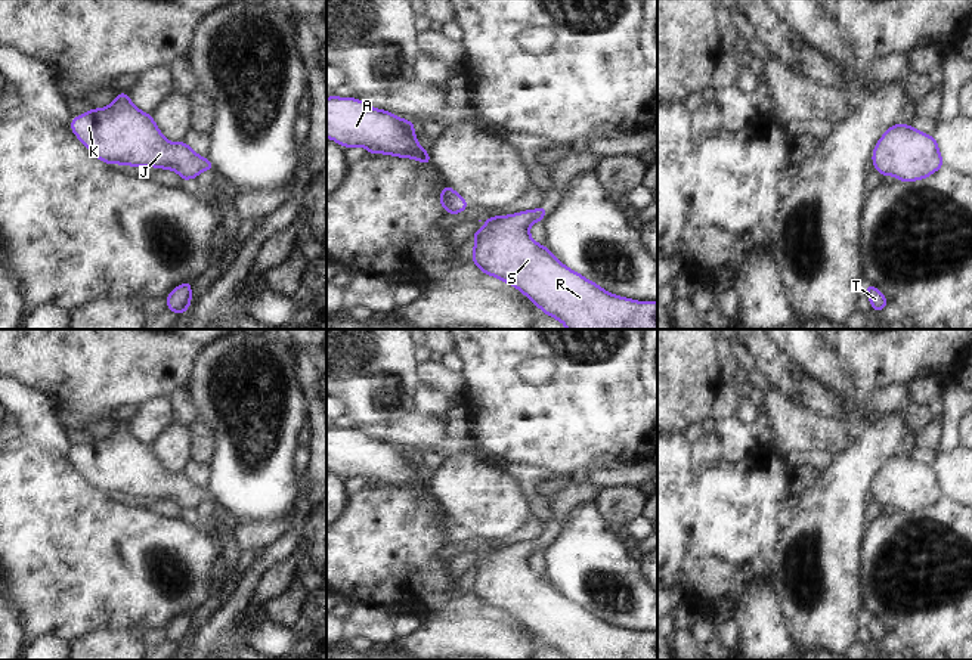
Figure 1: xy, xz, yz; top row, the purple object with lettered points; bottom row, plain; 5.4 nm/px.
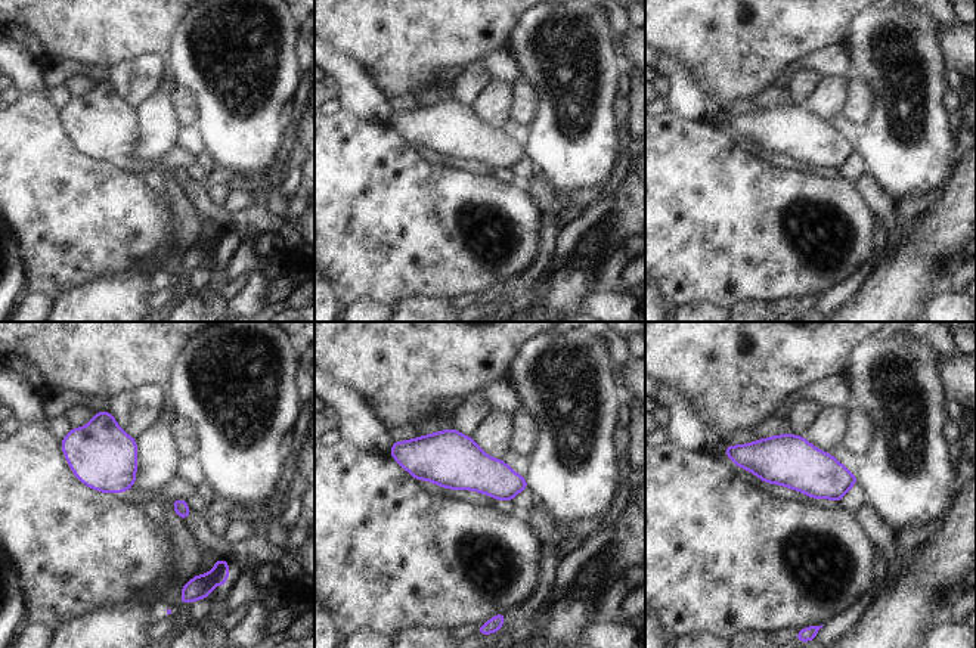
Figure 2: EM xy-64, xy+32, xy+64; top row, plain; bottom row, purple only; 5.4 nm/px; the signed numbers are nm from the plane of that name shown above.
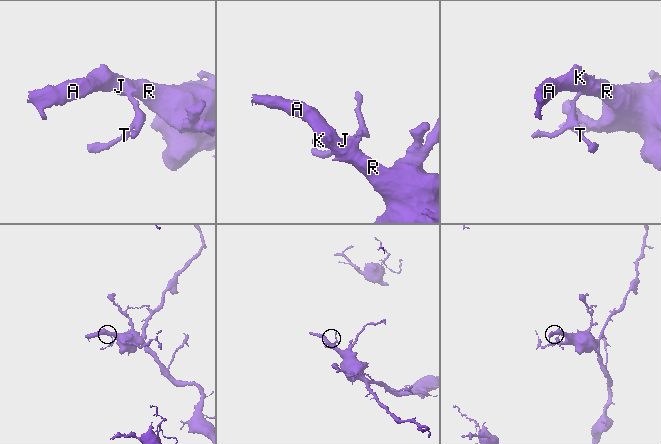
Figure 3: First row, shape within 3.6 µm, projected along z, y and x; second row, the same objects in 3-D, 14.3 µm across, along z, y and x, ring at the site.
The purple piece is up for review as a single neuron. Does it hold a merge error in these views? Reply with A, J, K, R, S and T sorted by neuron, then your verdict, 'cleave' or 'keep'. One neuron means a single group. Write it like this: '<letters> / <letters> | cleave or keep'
A J K R S T | keep

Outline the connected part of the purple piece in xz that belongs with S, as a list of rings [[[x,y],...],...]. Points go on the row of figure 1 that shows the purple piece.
[[[547,207],[483,219],[487,223],[474,232],[473,263],[483,273],[495,276],[523,292],[545,314],[567,329],[657,329],[657,301],[634,301],[604,291],[573,272],[545,247],[536,244],[529,227],[547,216]]]

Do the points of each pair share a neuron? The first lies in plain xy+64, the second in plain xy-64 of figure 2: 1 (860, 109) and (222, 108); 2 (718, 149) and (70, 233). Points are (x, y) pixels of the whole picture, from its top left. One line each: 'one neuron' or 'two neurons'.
1: two neurons
2: one neuron

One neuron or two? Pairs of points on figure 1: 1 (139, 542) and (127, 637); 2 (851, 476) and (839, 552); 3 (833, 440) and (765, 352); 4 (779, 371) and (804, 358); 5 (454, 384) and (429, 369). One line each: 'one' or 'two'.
1: two
2: one
3: two
4: two
5: one

